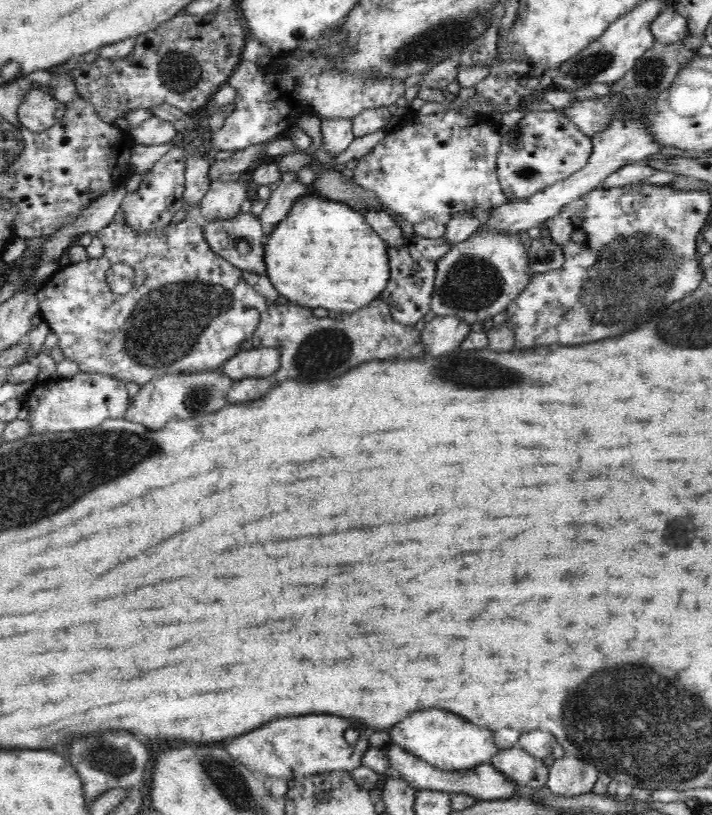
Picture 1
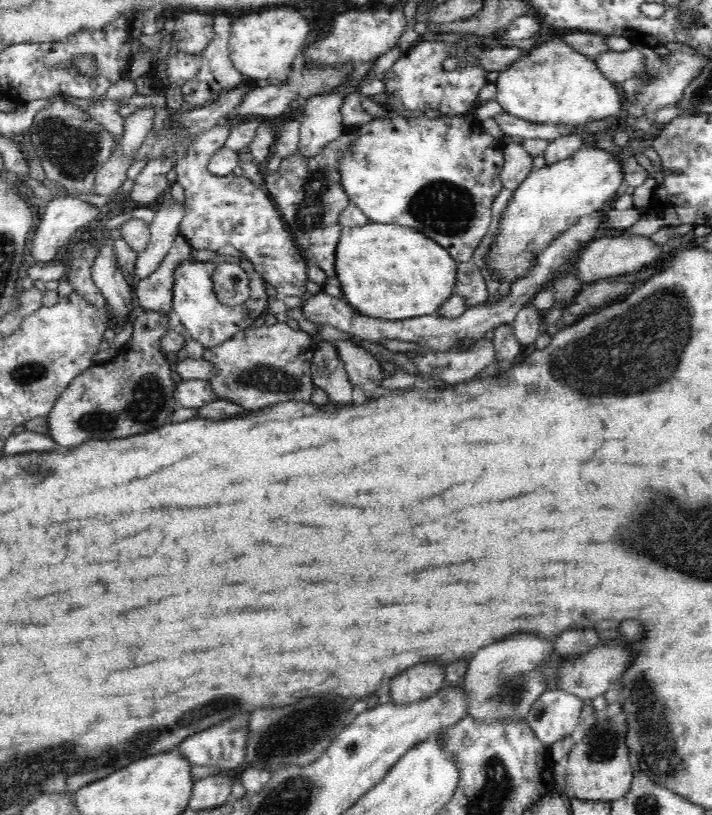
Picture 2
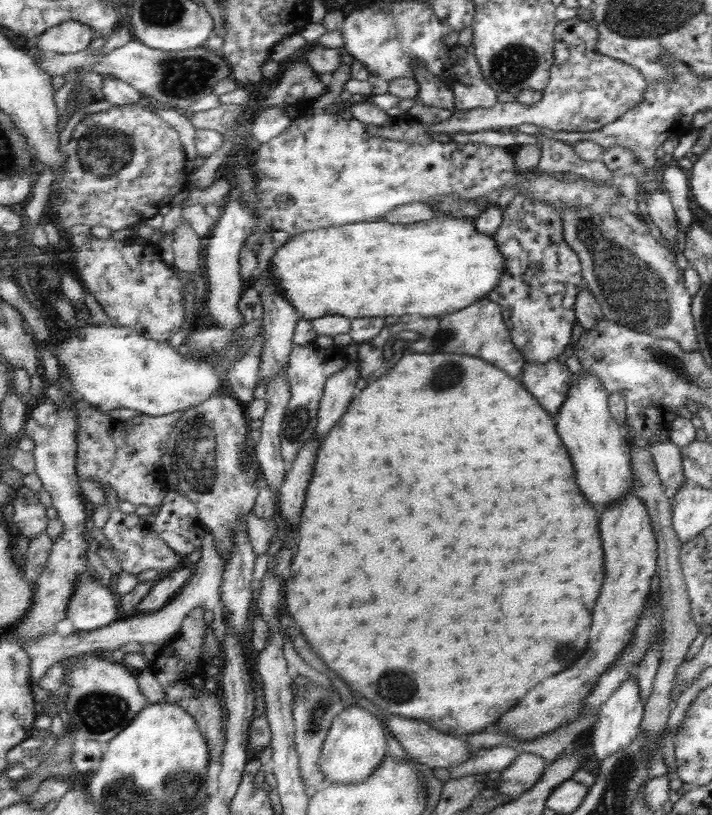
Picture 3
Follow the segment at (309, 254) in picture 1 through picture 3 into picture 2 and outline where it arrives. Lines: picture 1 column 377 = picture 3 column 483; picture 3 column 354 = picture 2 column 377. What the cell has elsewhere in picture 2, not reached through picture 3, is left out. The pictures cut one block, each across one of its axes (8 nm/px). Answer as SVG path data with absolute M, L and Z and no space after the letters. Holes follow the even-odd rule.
M370 222L360 228L342 228L338 278L350 304L370 318L394 322L432 316L452 298L458 274L458 260L438 240L418 230Z

